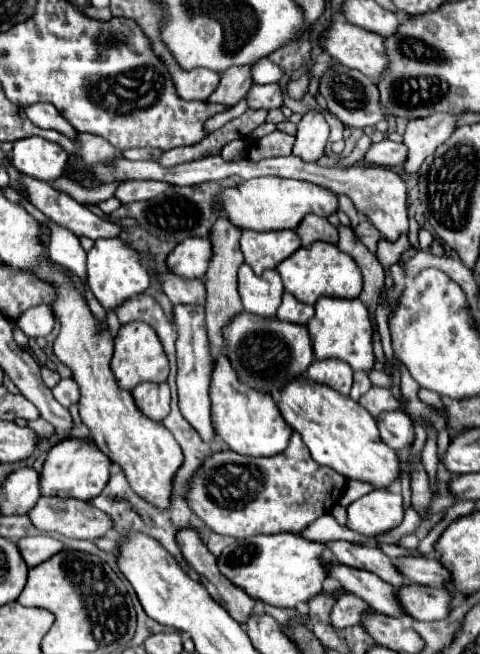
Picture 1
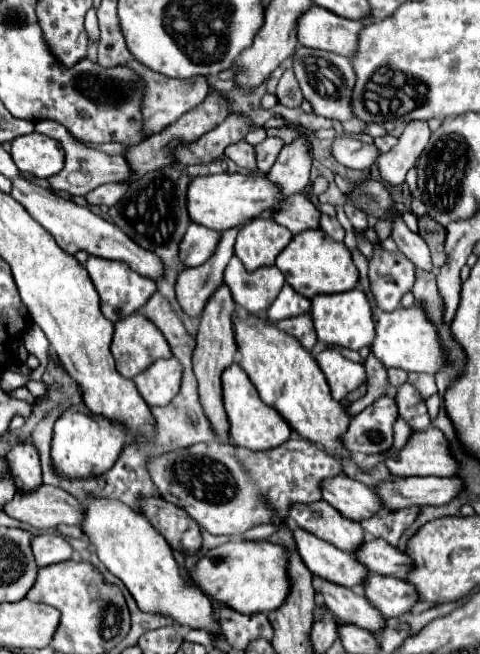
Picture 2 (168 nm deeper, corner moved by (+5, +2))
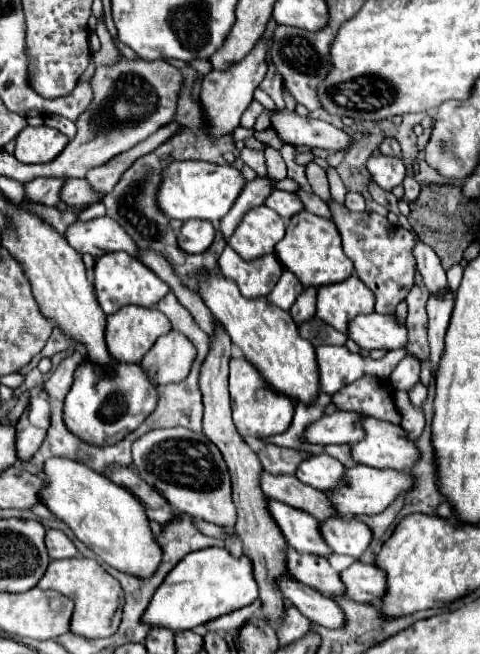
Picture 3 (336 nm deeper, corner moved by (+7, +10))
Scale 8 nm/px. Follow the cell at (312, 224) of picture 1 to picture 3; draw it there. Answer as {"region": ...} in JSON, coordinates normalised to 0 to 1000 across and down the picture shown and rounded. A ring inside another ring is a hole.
{"region":[[[569,292],[552,313],[569,323],[577,323],[594,338],[602,338],[610,329],[627,326],[635,317],[631,317],[631,307],[619,301],[619,295],[602,295],[602,292]]]}

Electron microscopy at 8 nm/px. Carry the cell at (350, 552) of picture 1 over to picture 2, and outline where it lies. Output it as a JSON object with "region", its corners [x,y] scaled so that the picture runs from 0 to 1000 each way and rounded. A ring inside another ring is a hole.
{"region":[[[656,766],[648,772],[606,772],[602,791],[627,806],[656,815],[665,824],[694,830],[719,846],[735,846],[756,827],[756,809],[744,797],[731,797],[698,781],[681,766]]]}

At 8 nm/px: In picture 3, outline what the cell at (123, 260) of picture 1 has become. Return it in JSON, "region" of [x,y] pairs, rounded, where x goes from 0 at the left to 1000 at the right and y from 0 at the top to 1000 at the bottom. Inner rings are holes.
{"region":[[[260,384],[223,387],[223,390],[202,393],[198,396],[198,408],[194,408],[194,420],[198,420],[198,451],[202,451],[202,460],[206,460],[210,472],[223,482],[248,476],[260,466],[315,469],[331,457],[340,457],[344,448],[352,445],[352,436],[344,436],[344,430],[335,430],[302,402],[294,402],[290,396],[265,390]]]}

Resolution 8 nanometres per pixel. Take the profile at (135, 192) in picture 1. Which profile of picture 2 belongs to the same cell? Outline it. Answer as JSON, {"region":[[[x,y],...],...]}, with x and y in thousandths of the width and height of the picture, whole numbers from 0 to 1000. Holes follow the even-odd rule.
{"region":[[[223,280],[210,283],[202,289],[194,289],[190,295],[177,298],[185,313],[240,313],[240,307],[248,307],[248,301],[256,301],[256,292],[265,292],[260,280]]]}

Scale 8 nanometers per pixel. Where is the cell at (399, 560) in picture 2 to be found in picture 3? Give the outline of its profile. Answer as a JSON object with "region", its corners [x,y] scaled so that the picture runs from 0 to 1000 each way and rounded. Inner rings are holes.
{"region":[[[694,791],[669,800],[669,818],[698,846],[731,849],[740,855],[756,852],[777,827],[777,815],[769,815],[769,806],[760,800],[710,791]]]}

